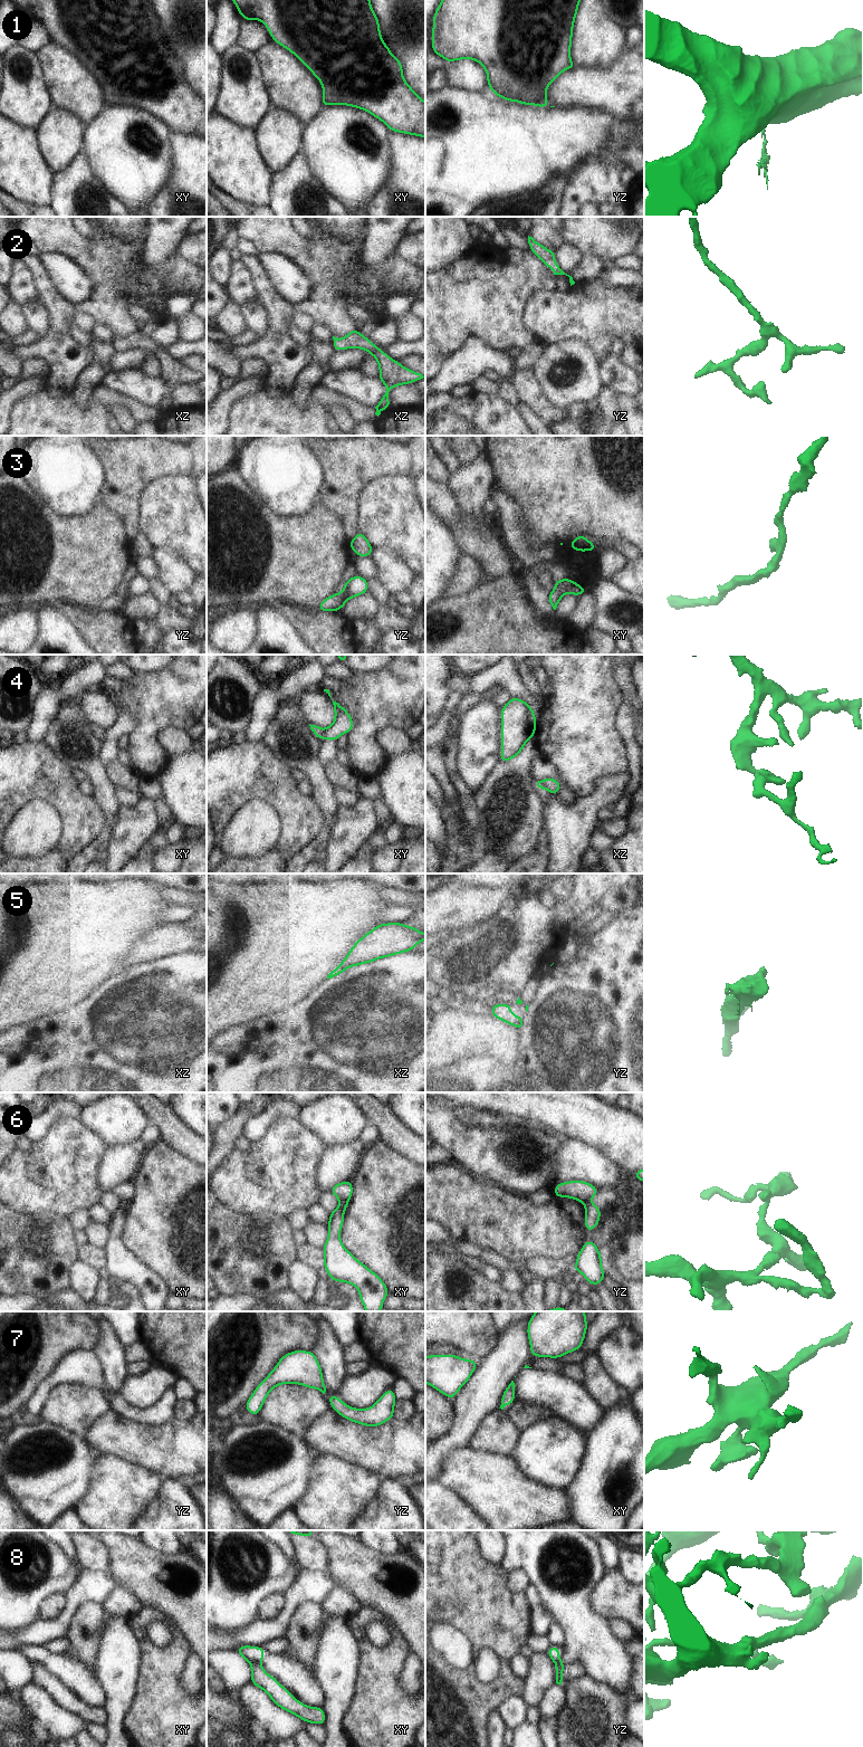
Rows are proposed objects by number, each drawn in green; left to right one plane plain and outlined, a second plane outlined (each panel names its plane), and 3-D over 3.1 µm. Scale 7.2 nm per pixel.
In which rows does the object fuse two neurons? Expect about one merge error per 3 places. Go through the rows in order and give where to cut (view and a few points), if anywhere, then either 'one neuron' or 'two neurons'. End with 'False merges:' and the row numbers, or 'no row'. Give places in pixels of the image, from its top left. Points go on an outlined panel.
1: cut in yz along (543, 96), (538, 98), (535, 105); two neurons
2: no cut; one neuron
3: no cut; one neuron
4: cut in xy along (324, 729), (322, 738); two neurons
5: no cut; one neuron
6: cut in xy along (341, 1200), (347, 1201); two neurons
7: no cut; one neuron
8: cut in xy along (258, 1662), (250, 1663); two neurons
False merges: 1, 4, 6, 8

